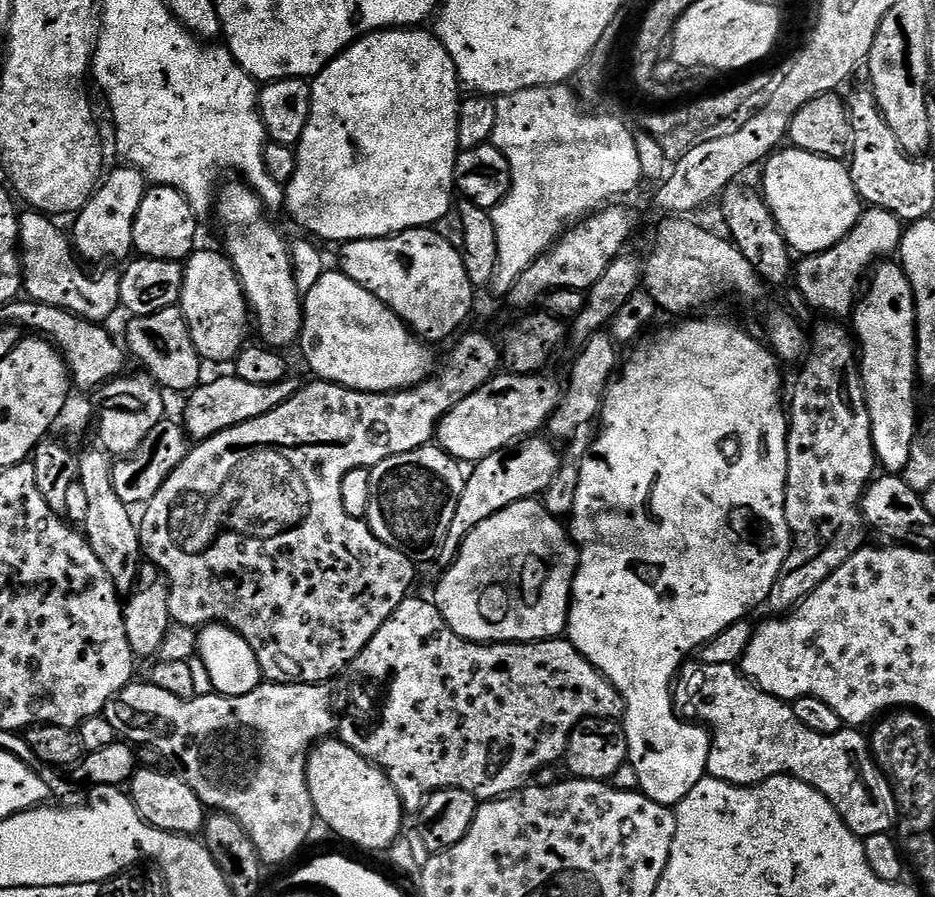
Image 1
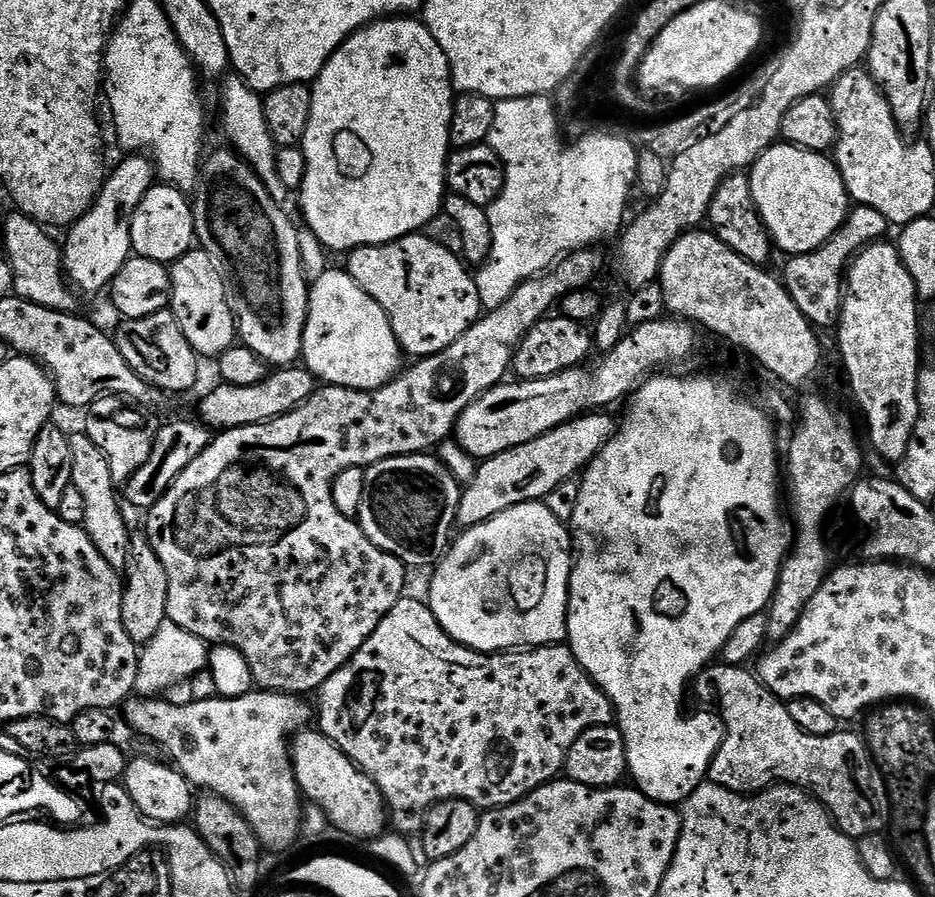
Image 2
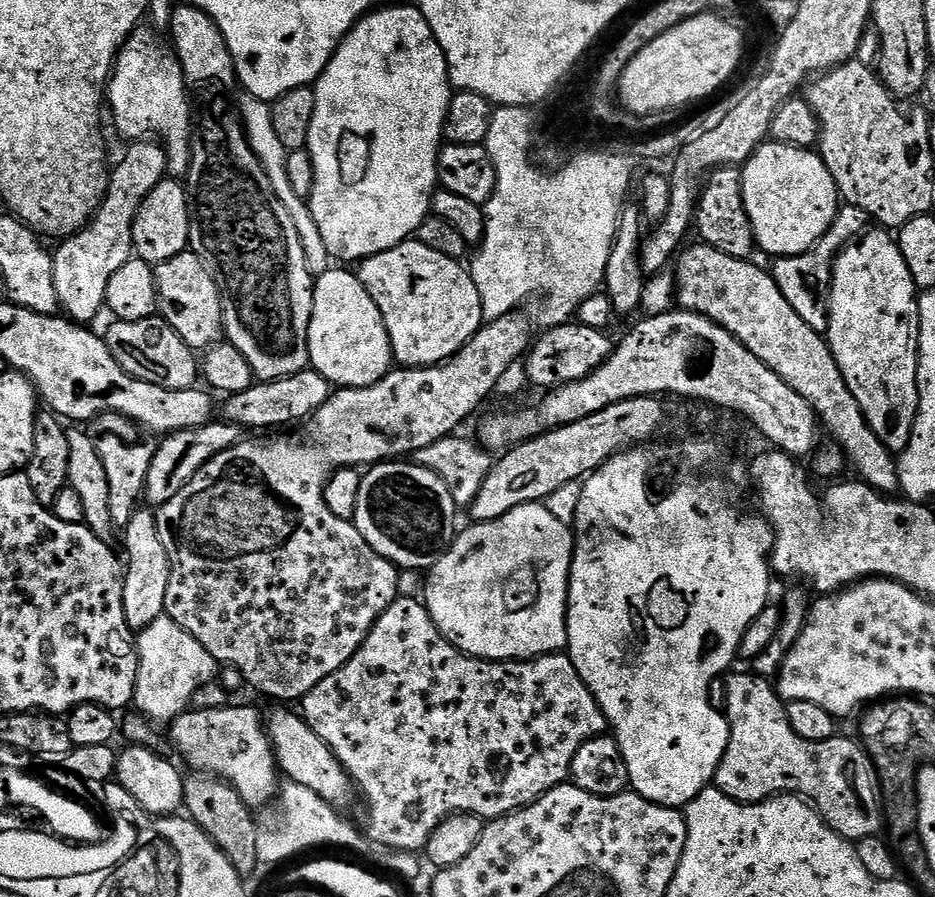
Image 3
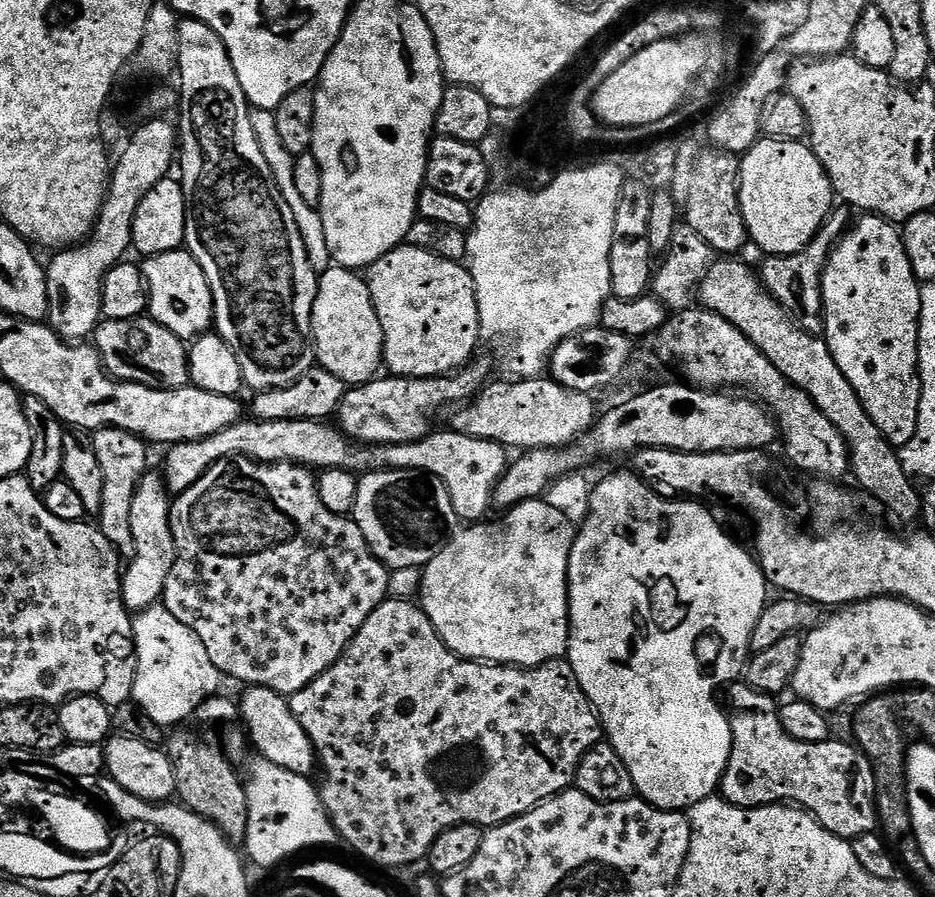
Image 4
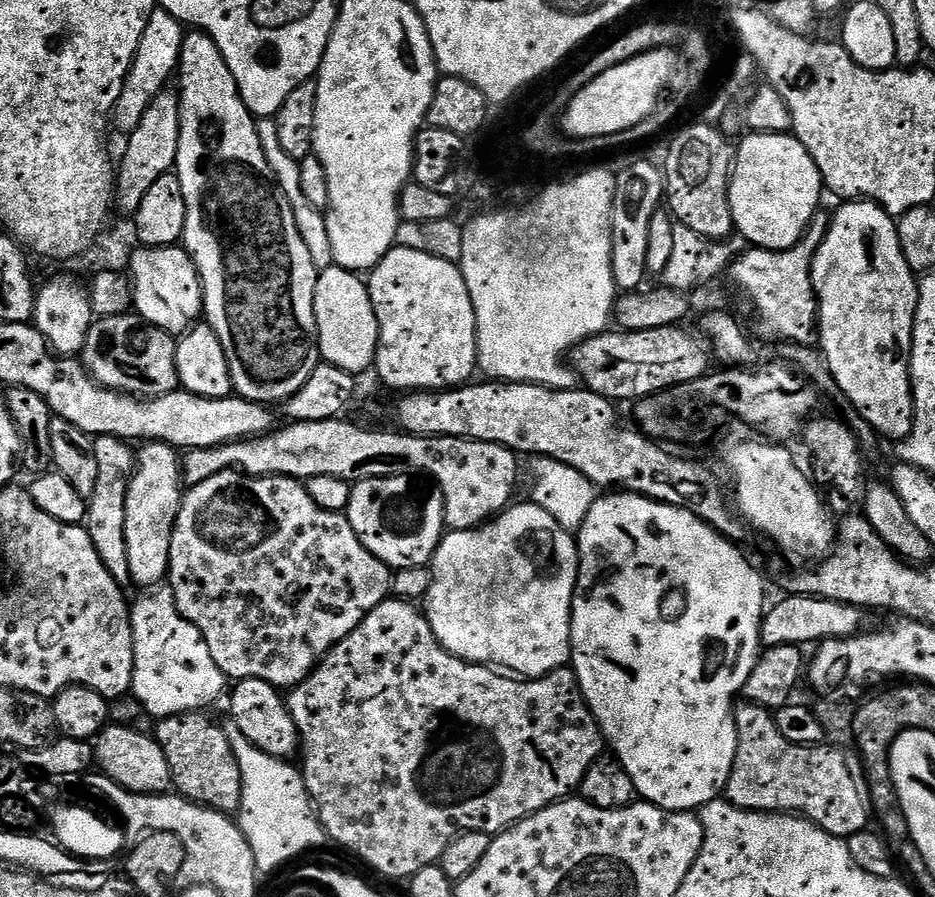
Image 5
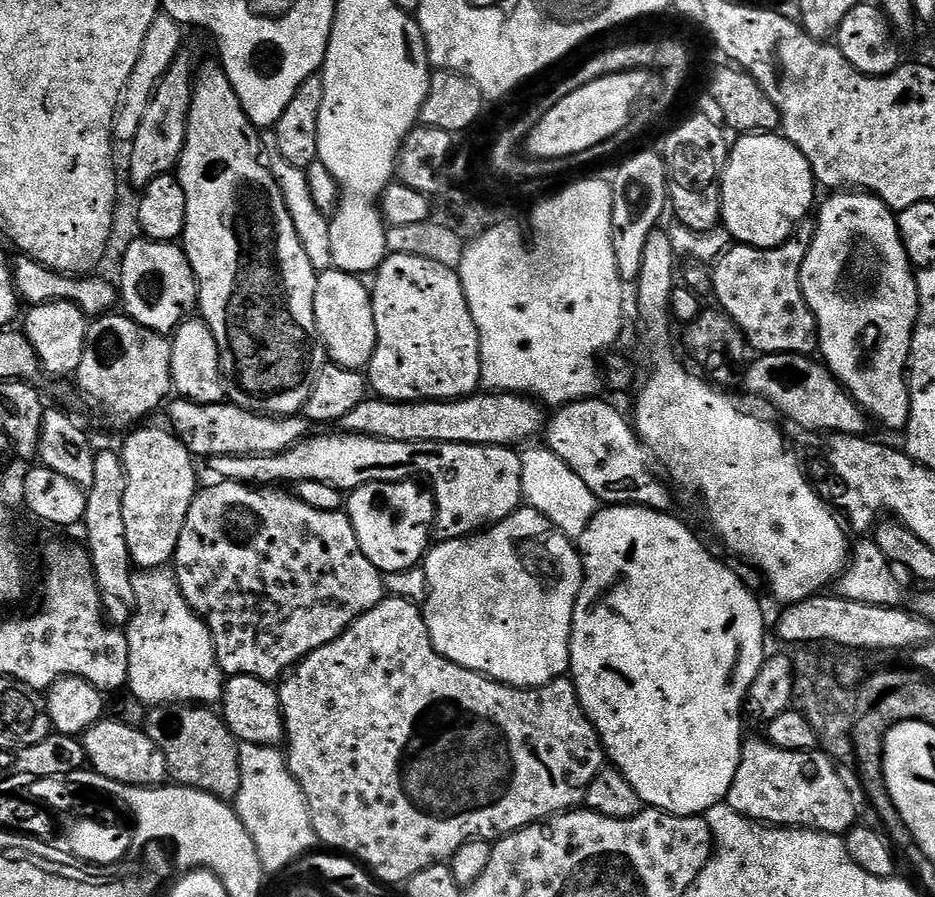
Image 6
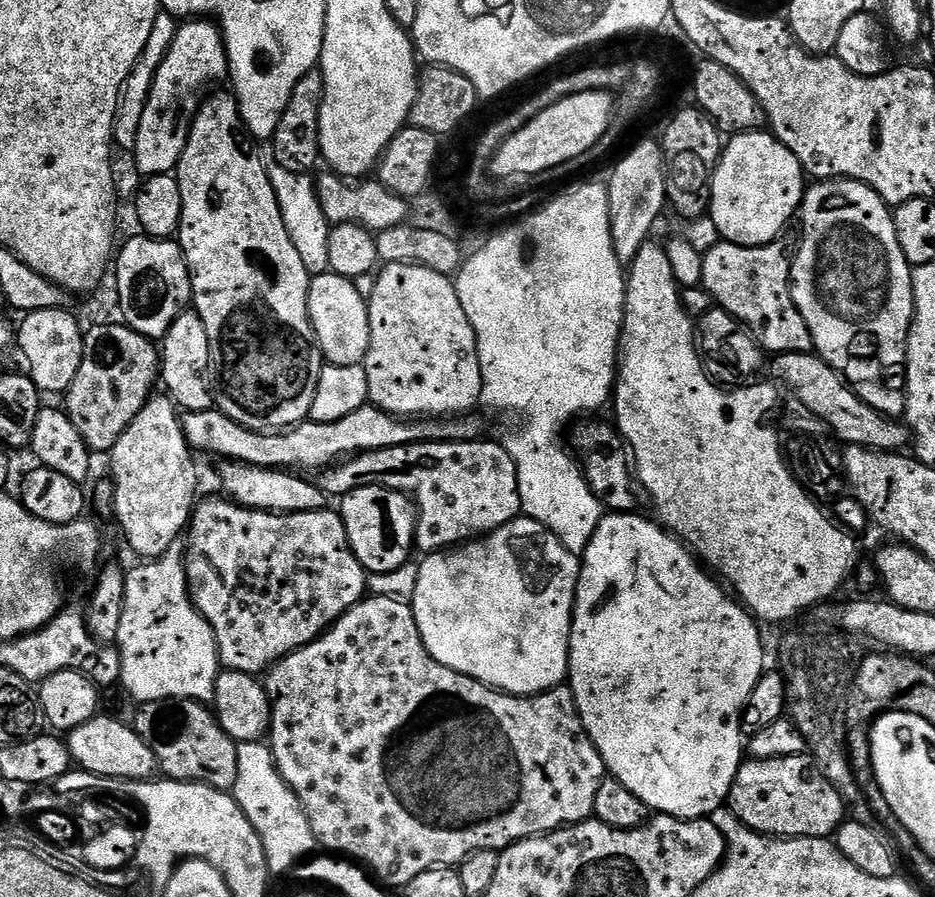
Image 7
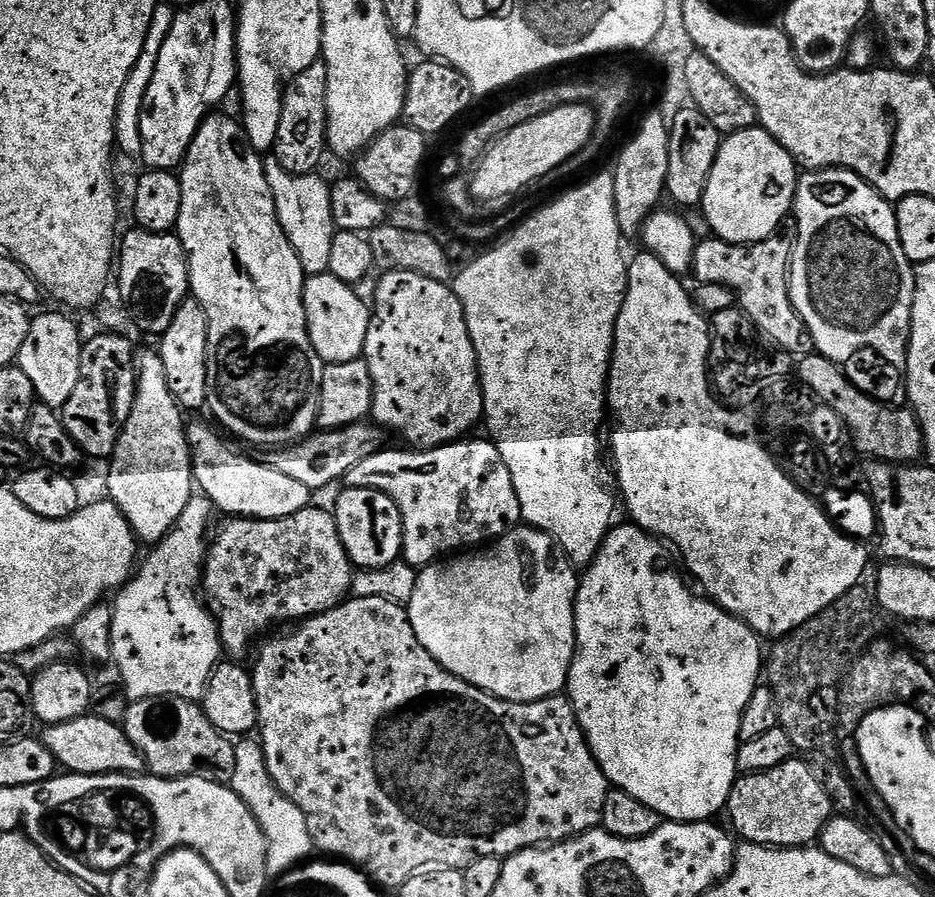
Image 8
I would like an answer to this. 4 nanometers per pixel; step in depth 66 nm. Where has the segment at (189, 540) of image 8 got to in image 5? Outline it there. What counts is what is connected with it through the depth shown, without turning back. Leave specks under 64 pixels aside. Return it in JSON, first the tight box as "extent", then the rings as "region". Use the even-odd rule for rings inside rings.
{"extent":[130,590,226,718],"region":[[[152,590],[130,608],[134,642],[134,678],[131,695],[155,718],[182,716],[184,700],[196,700],[200,692],[220,692],[226,677],[210,655],[202,634],[178,610],[171,591]]]}

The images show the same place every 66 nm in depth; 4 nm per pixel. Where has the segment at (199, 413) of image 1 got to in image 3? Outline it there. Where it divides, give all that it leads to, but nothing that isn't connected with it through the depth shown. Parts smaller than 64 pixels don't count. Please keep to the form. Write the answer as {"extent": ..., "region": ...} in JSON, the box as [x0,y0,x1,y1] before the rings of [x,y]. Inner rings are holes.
{"extent":[224,366,333,430],"region":[[[309,366],[298,374],[290,374],[286,378],[278,378],[277,380],[254,382],[246,390],[231,393],[225,399],[228,400],[224,404],[224,412],[228,415],[225,417],[231,423],[239,424],[244,430],[248,430],[248,428],[276,428],[272,430],[280,430],[283,429],[280,428],[283,424],[296,424],[299,420],[307,421],[328,401],[328,397],[332,395],[333,391],[333,385],[329,384],[326,378],[322,378],[322,374],[318,374]]]}

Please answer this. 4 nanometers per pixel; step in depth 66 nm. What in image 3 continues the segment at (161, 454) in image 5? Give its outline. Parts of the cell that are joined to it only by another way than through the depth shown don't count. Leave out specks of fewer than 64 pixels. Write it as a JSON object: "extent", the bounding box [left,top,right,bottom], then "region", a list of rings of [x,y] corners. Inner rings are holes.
{"extent":[122,506,172,634],"region":[[[144,506],[137,510],[134,518],[130,518],[128,525],[123,528],[122,536],[124,536],[124,548],[128,551],[124,573],[124,613],[133,633],[139,634],[146,626],[150,626],[150,622],[165,615],[166,590],[172,567],[166,554],[166,546],[162,546],[158,538],[156,512],[151,507]]]}

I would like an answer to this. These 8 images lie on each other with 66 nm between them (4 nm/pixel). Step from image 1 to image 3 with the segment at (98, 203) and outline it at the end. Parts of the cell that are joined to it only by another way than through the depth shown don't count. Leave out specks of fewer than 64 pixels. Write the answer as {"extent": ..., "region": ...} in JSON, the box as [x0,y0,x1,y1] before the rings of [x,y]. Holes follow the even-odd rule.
{"extent":[52,138,168,326],"region":[[[145,138],[127,145],[124,157],[120,161],[115,161],[108,178],[108,192],[104,196],[104,201],[100,204],[100,209],[93,216],[92,221],[83,230],[76,232],[73,236],[67,237],[60,249],[55,249],[52,257],[52,269],[54,270],[54,290],[58,294],[60,312],[67,316],[69,320],[75,320],[77,324],[85,326],[91,325],[92,319],[99,314],[100,308],[105,307],[106,286],[110,286],[110,278],[126,266],[128,260],[133,259],[132,251],[132,231],[134,230],[134,218],[136,212],[142,206],[142,202],[158,186],[160,181],[165,179],[168,172],[168,153],[164,151],[163,143],[153,142]]]}

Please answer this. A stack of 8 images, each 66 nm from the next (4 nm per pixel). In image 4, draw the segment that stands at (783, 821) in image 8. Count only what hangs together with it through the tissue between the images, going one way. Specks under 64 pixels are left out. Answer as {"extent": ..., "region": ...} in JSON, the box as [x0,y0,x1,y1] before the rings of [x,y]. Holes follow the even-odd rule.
{"extent":[719,682,877,842],"region":[[[747,682],[731,685],[731,692],[732,753],[719,787],[724,799],[743,808],[761,808],[764,804],[781,802],[799,806],[811,812],[823,828],[830,830],[830,834],[841,836],[849,842],[862,834],[877,831],[876,769],[855,743],[843,744],[837,738],[829,738],[817,744],[798,742],[798,738],[790,738],[790,734],[786,734],[780,725],[778,704],[773,697],[750,687]]]}

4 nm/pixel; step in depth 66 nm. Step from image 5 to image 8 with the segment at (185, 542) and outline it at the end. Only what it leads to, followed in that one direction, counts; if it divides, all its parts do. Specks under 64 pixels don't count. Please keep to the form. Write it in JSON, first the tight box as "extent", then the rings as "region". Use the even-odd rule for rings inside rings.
{"extent":[202,506,354,658],"region":[[[310,506],[306,510],[298,510],[298,514],[290,514],[290,518],[278,518],[277,520],[228,518],[225,519],[226,522],[220,529],[218,529],[219,527],[215,529],[214,535],[211,537],[208,546],[208,556],[204,559],[202,592],[206,597],[207,607],[210,609],[212,615],[216,617],[217,624],[220,625],[220,647],[225,653],[227,653],[227,655],[228,652],[232,655],[229,657],[240,658],[236,656],[246,655],[248,647],[250,647],[252,643],[255,645],[265,634],[271,633],[273,631],[271,628],[274,627],[275,624],[293,623],[292,625],[295,625],[297,622],[303,621],[309,616],[317,616],[323,612],[330,611],[331,608],[337,608],[338,605],[343,604],[345,600],[349,599],[352,590],[352,578],[354,575],[352,559],[348,557],[346,550],[342,546],[342,538],[338,534],[335,515],[333,515],[329,509],[327,512],[324,508],[316,507],[317,506]]]}

